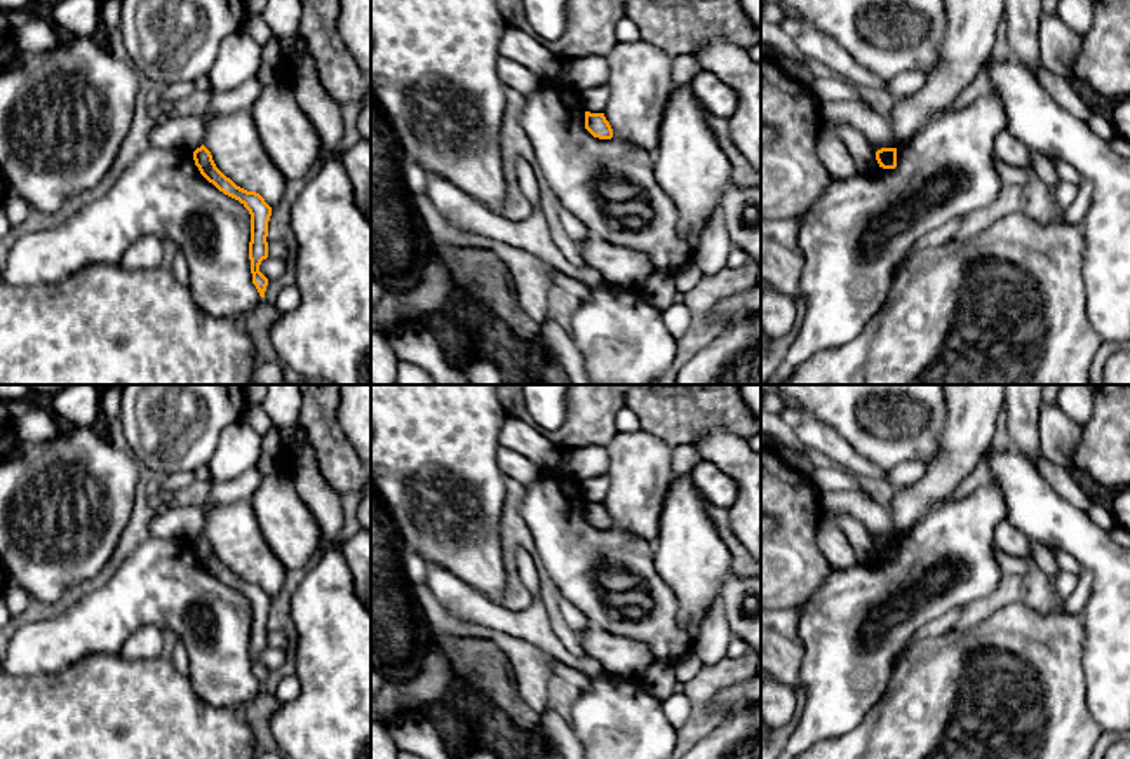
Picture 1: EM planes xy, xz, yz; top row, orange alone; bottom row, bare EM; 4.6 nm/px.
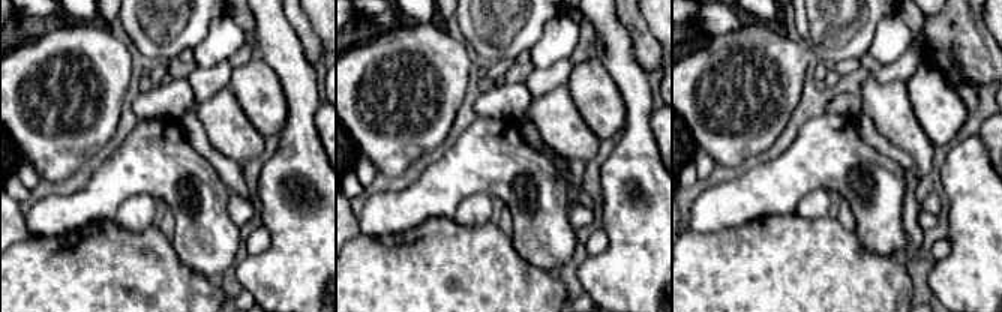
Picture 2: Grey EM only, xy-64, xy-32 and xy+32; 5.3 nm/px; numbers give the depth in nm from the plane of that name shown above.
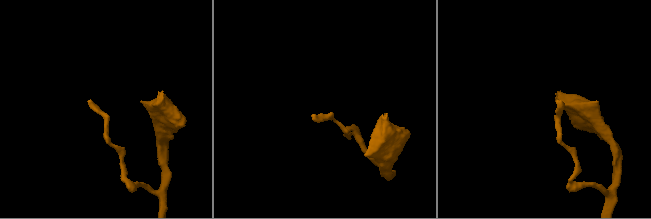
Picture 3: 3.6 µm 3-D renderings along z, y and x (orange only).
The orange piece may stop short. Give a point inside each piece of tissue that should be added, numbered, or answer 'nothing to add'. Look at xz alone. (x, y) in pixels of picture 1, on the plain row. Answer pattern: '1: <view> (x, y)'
nothing to add

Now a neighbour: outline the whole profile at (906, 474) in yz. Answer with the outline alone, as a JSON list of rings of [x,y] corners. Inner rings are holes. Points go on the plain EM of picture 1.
[[[921,460],[904,461],[891,468],[886,475],[886,482],[897,489],[905,489],[914,486],[926,472],[926,465]]]

